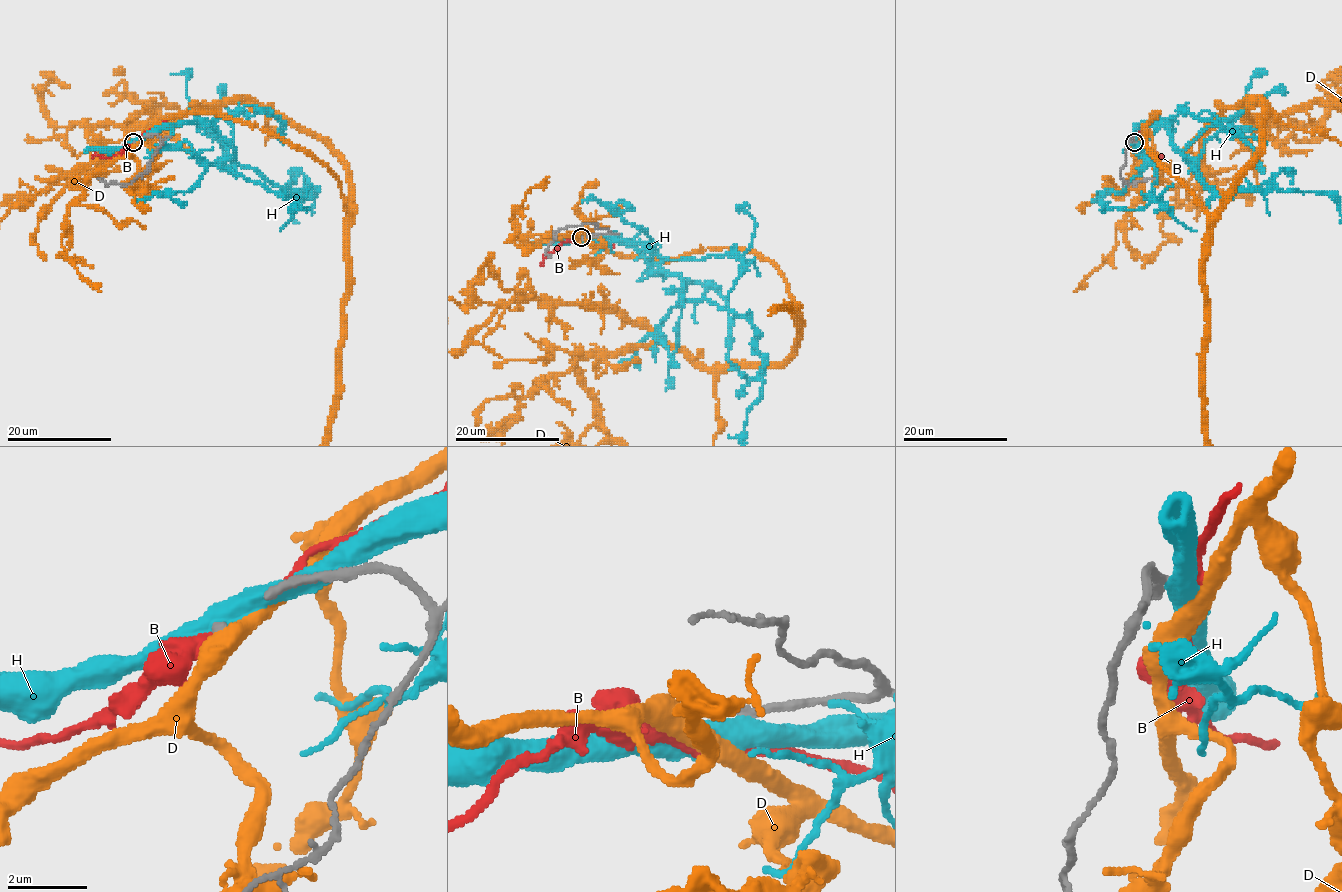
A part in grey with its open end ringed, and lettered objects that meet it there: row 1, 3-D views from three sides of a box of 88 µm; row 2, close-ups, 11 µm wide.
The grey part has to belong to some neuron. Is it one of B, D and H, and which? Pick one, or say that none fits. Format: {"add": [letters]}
{"add": []}

